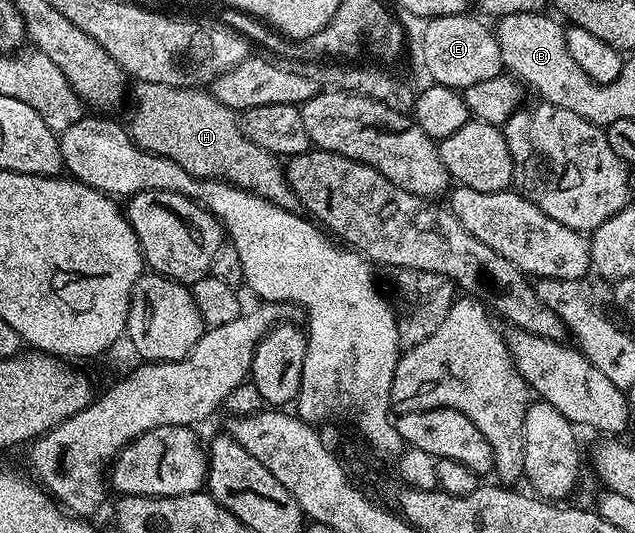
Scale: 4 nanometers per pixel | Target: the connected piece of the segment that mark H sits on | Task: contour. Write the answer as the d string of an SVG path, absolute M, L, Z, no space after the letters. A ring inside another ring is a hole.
M138 82L135 89L135 114L129 132L142 149L173 159L195 177L228 181L250 193L261 195L277 207L300 212L297 195L289 187L280 158L274 153L249 143L239 126L239 117L202 88L178 89L161 83Z

